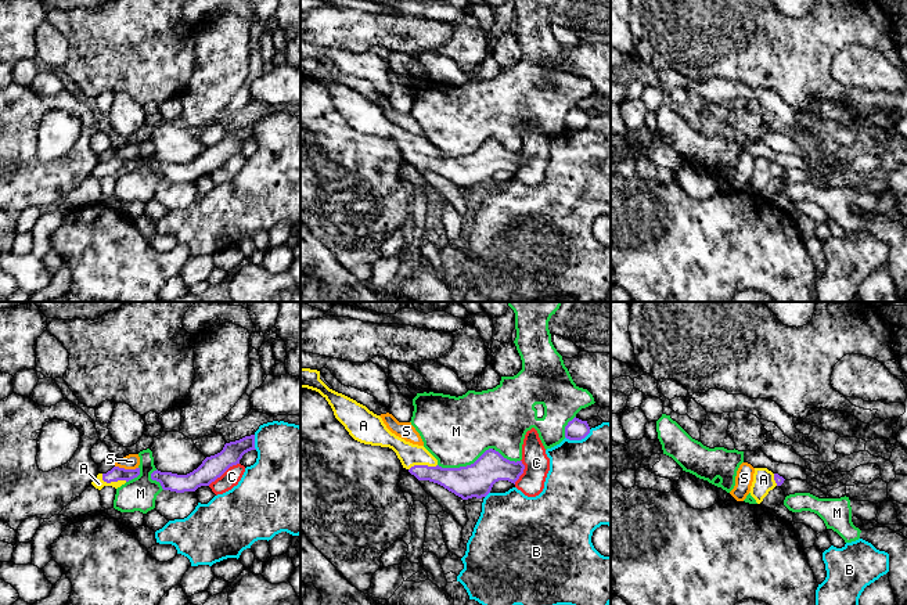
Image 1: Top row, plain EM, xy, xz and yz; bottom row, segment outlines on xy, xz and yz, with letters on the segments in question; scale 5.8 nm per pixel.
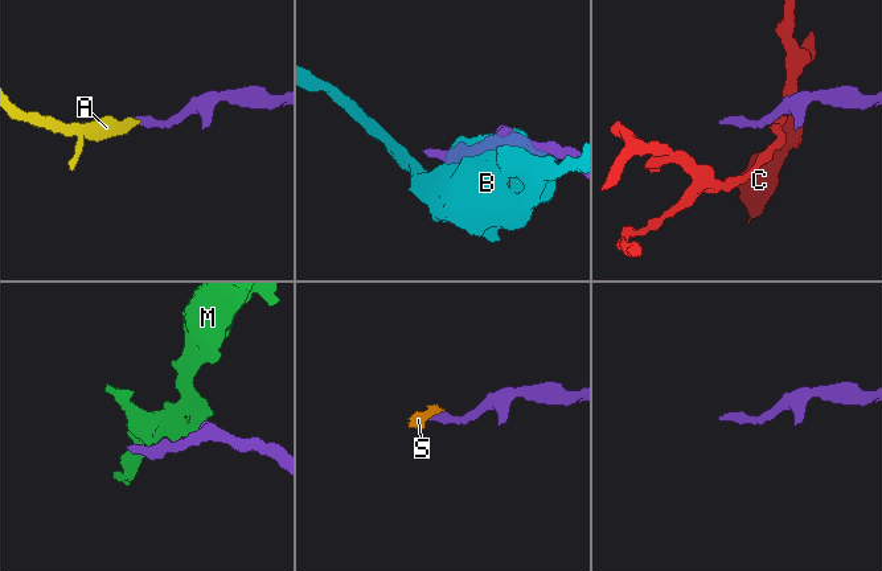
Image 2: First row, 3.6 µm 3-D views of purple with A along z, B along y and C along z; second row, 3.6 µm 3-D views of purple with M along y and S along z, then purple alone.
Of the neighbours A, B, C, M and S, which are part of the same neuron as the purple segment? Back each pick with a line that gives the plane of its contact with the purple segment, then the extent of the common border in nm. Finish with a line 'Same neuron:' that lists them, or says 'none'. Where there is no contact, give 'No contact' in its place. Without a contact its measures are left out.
A: Touches purple in xy. Shared border 160 nm
Same neuron: A

